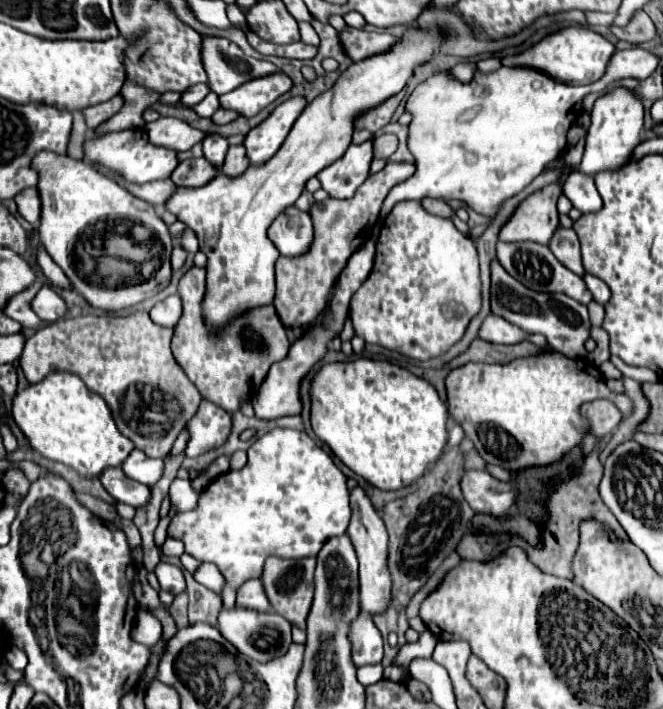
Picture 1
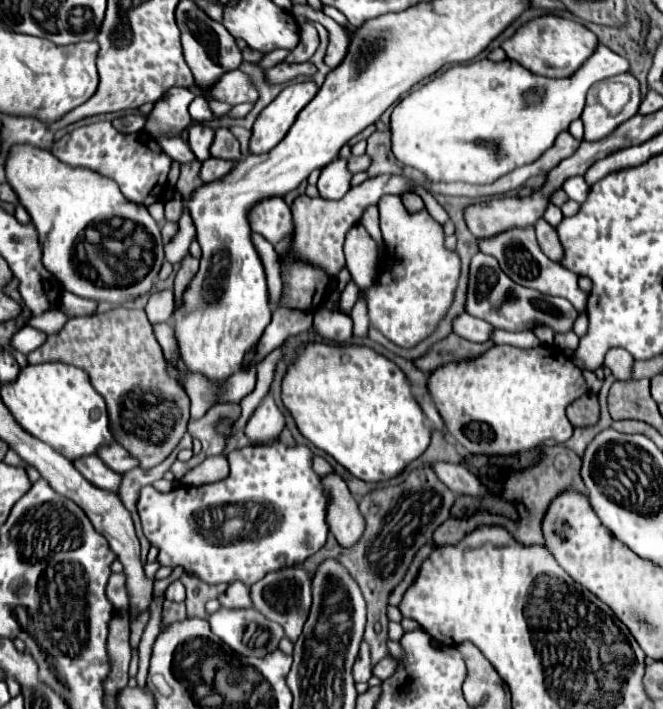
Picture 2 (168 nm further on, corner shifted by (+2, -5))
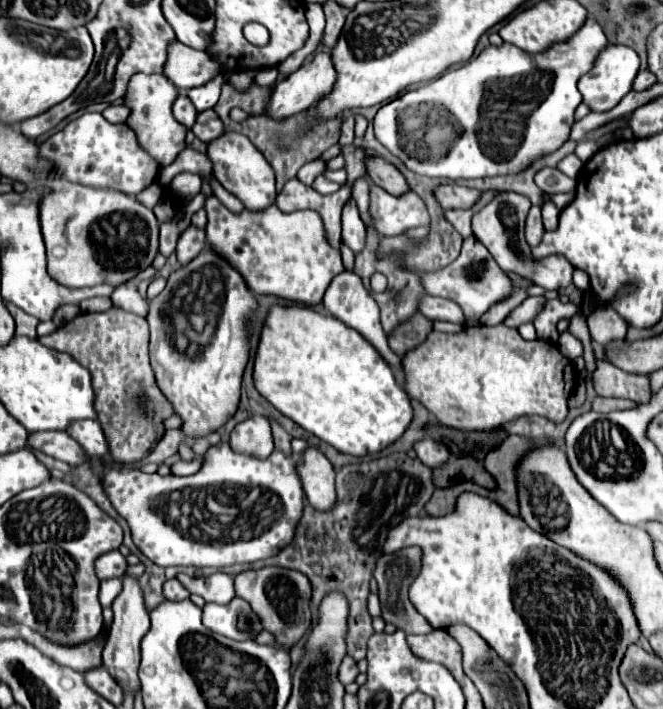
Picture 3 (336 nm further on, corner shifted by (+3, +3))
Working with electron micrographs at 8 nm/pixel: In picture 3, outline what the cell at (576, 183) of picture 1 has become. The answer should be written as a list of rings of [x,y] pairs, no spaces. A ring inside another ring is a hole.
[[[571,153],[571,155],[567,155],[567,157],[563,157],[561,161],[559,161],[559,165],[557,165],[565,175],[569,175],[569,177],[577,177],[579,175],[579,171],[581,171],[581,167],[583,167],[583,163],[579,161],[579,157],[575,155],[575,153]]]

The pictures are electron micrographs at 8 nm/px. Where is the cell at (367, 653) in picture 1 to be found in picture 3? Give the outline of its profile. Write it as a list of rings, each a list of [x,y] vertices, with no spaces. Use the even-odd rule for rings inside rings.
[[[347,657],[347,659],[341,661],[341,667],[339,667],[339,679],[341,679],[343,685],[353,683],[355,677],[357,677],[357,673],[359,673],[359,671],[357,671],[357,665],[355,665],[355,661],[353,661],[351,657]]]

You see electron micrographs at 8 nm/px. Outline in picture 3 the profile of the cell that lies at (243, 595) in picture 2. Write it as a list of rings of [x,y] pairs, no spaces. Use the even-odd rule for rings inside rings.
[[[213,573],[209,577],[189,577],[189,575],[177,575],[177,579],[195,595],[201,595],[207,603],[219,603],[225,605],[229,599],[235,597],[233,589],[233,577],[225,573]]]

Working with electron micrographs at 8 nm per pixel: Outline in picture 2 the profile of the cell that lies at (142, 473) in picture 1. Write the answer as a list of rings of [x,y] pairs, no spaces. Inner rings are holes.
[[[116,443],[116,447],[114,447],[114,445],[102,447],[102,449],[98,451],[98,457],[100,457],[112,471],[116,471],[116,473],[120,473],[120,475],[124,475],[124,473],[132,471],[134,467],[138,467],[138,459],[134,459],[134,455],[130,455],[128,451],[124,451],[118,443]]]

